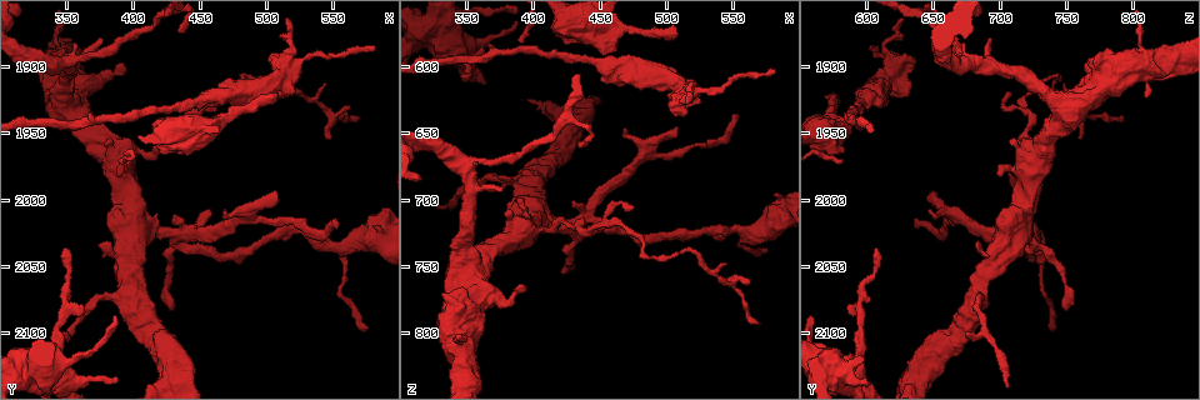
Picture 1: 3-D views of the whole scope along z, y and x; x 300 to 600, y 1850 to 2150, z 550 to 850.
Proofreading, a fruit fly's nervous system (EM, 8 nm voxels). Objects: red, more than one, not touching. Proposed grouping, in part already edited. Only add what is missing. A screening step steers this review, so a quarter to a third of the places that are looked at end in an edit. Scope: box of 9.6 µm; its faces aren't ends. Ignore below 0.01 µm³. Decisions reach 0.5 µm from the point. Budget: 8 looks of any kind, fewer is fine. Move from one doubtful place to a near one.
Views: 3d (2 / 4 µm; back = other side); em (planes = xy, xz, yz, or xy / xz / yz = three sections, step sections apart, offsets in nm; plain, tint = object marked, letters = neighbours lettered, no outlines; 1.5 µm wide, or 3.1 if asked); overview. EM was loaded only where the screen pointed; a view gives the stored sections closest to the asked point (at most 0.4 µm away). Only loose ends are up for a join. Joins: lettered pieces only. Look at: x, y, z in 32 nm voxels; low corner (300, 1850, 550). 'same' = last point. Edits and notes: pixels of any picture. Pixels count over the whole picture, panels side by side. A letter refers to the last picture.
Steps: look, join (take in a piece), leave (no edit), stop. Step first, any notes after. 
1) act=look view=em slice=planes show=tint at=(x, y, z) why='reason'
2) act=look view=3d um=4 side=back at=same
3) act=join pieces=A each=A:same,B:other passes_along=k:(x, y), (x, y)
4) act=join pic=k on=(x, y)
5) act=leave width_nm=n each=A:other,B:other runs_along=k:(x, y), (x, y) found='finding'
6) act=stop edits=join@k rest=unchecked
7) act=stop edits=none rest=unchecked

act=look view=em slice=xy step=8 show=tint at=(506, 1920, 574) why='an open end'

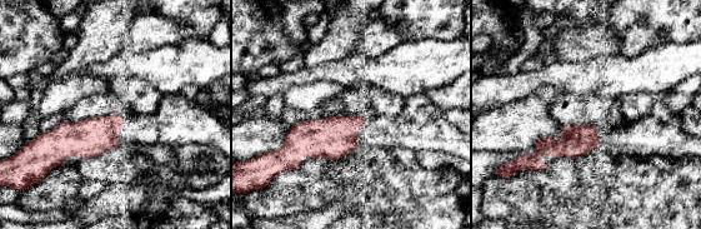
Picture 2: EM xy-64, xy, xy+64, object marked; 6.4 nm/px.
act=look view=em slice=planes show=letters at=same why='another direction'

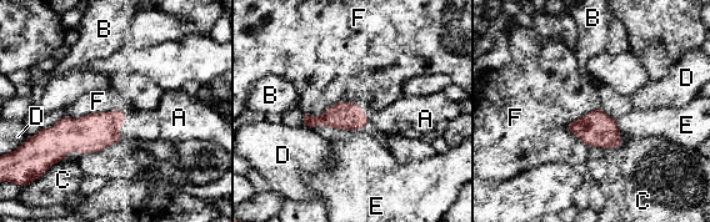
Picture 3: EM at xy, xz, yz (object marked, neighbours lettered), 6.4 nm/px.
act=join pieces=A width_nm=180 each=A:same,B:other,C:other,D:other,E:other,F:other found='it goes on there'

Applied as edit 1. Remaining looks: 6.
act=look view=overview

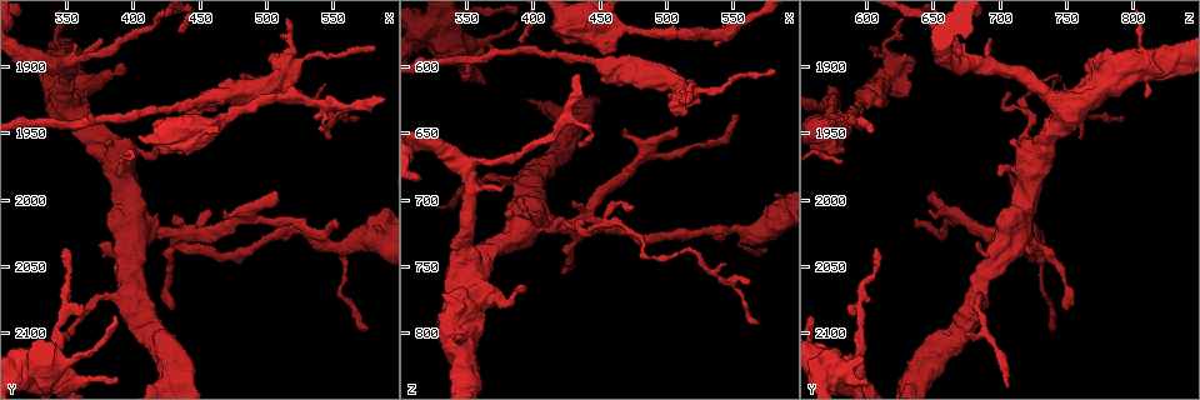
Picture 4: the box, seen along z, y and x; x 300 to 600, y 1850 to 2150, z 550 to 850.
act=look view=em slice=yz step=4 show=tint at=(470, 2010, 646) why='an open end'

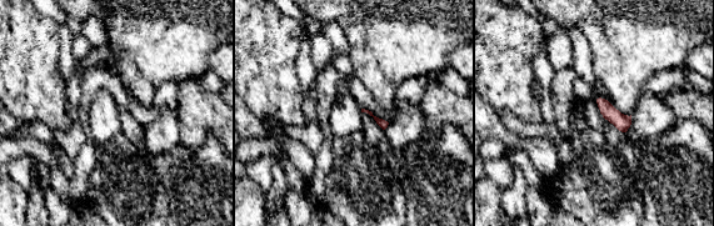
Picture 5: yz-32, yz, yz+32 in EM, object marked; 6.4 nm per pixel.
act=look view=em slice=planes show=letters at=same

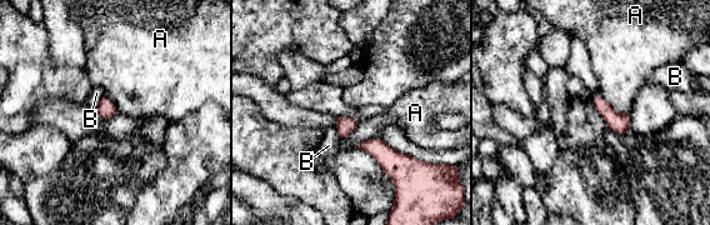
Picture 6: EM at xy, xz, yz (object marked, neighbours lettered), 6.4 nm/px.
act=leave each=A:other,B:other border=6:(598, 94), (618, 111), (628, 114) found='none of them fits'

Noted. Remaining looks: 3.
act=look view=em slice=xz step=8 show=tint at=(384, 1954, 710) why='thick end'

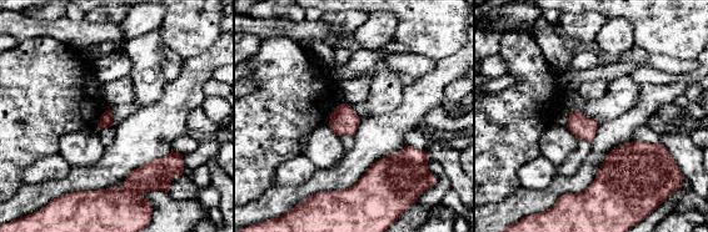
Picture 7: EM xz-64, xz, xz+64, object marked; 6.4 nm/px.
act=look view=em slice=planes show=letters at=same why='cut it another way'

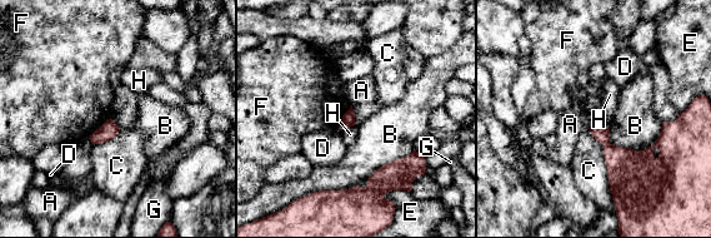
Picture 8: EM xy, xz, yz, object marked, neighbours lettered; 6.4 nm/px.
act=leave each=A:other,B:other,C:other,D:other,E:other,F:other,G:other,H:other found='none of them fits'

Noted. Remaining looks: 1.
act=stop edits=join@3 rest=unchecked

